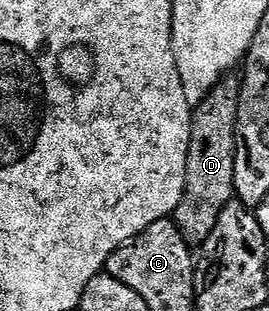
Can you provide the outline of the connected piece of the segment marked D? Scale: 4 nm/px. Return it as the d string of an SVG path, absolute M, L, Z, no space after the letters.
M226 76L211 88L204 100L196 103L191 124L191 144L187 152L187 176L183 188L183 200L179 200L175 221L179 232L190 247L199 248L215 232L219 212L234 201L235 160L239 157L237 136L237 101L241 99L241 79Z

